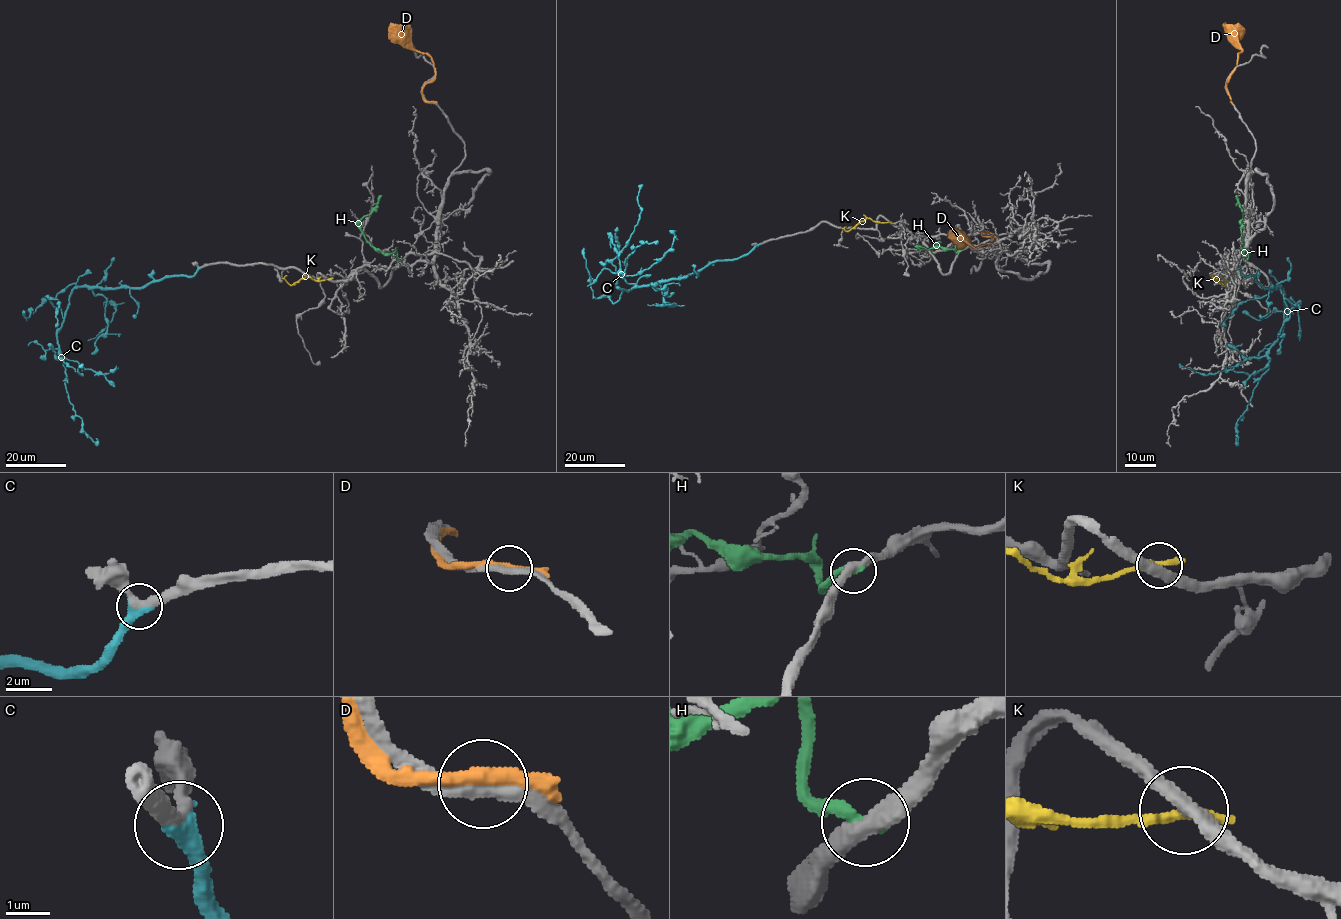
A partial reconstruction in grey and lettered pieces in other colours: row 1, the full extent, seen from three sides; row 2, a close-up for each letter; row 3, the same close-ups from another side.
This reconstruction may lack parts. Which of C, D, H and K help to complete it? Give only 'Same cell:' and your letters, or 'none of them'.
Same cell: C

